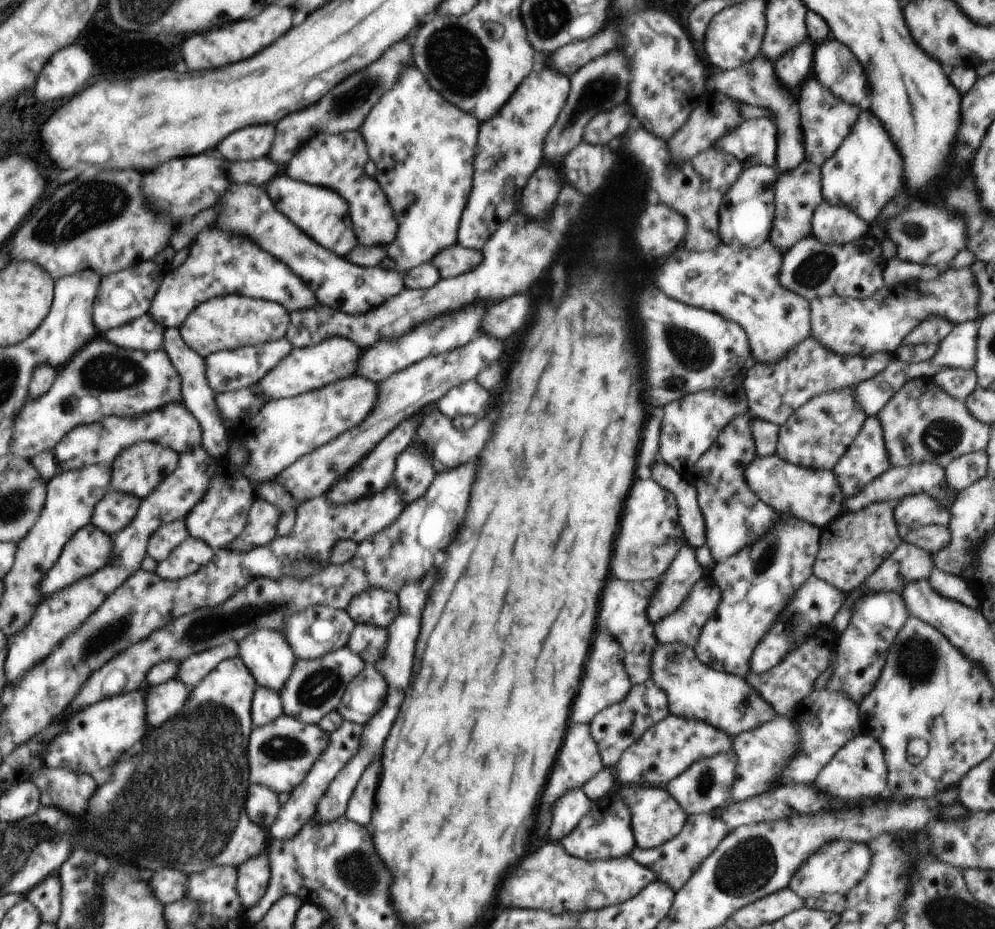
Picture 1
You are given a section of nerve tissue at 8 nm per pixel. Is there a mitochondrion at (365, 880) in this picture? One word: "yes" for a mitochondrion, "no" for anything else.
yes

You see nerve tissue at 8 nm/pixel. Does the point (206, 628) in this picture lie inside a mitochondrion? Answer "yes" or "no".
yes

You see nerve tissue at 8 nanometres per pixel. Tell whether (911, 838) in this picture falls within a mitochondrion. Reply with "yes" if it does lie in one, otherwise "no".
no

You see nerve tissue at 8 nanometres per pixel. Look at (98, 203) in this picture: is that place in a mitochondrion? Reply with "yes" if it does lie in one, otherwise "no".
yes

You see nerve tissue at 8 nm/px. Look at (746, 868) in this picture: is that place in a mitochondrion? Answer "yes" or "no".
yes

